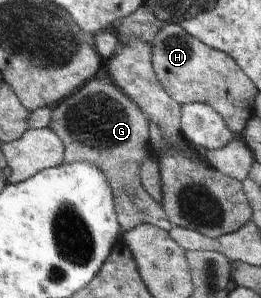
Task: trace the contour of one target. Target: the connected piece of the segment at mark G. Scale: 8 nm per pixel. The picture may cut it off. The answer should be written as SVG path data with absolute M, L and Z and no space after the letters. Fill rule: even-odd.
M94 78L54 106L49 127L63 142L64 163L88 161L105 174L112 189L117 222L123 231L132 230L135 226L146 223L157 226L168 233L169 230L172 230L173 224L168 220L161 203L156 202L144 190L141 183L141 163L153 151L149 142L149 123L145 114L114 83L104 84Z

